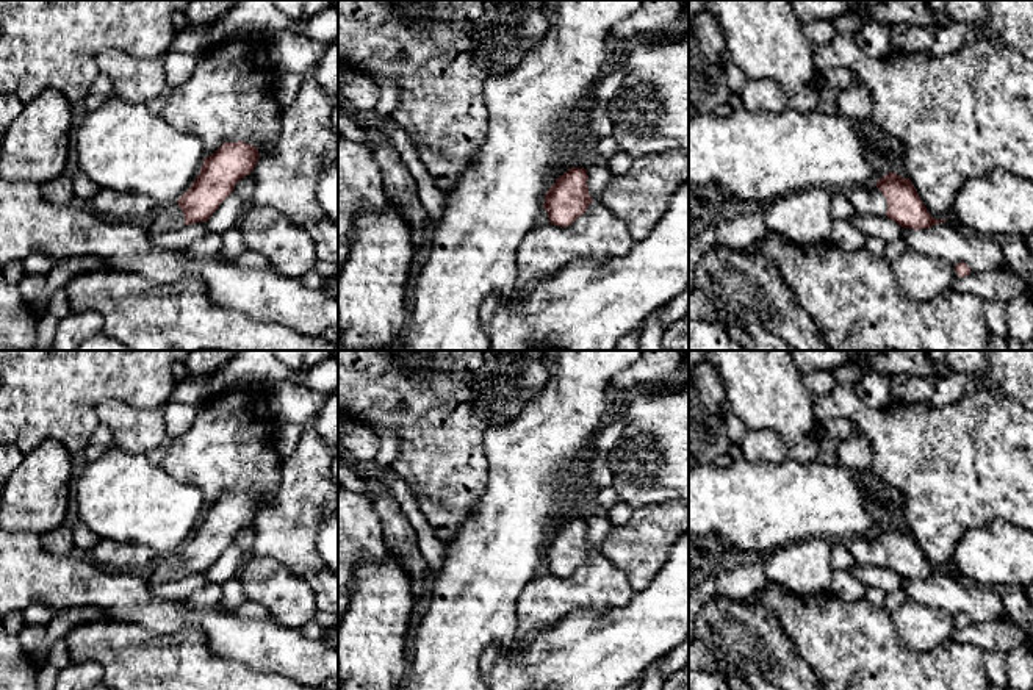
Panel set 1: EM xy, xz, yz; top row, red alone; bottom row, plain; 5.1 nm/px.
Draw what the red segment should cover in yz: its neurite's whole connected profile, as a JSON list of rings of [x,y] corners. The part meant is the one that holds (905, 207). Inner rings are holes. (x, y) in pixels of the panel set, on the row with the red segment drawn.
[[[895,172],[881,177],[875,186],[845,191],[859,216],[887,216],[903,228],[930,228],[945,219],[934,219],[920,200],[912,181]]]

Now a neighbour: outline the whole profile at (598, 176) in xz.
[[[601,164],[601,166],[590,166],[587,169],[587,175],[588,175],[587,180],[588,194],[593,200],[598,200],[606,185],[612,178],[612,172],[606,164]]]

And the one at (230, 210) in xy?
[[[232,192],[205,222],[208,233],[222,235],[227,230],[236,227],[244,210],[246,205],[241,197]]]

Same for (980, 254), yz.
[[[945,222],[922,230],[903,228],[902,239],[908,247],[944,258],[953,266],[964,261],[972,272],[989,272],[1003,266],[1002,241],[963,236]]]

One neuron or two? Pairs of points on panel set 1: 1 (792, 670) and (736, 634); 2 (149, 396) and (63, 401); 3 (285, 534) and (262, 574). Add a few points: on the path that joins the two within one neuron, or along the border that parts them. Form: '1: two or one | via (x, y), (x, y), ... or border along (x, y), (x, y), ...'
1: one | via (778, 662), (750, 639)
2: one | via (127, 387), (85, 387)
3: two | border along (252, 554), (273, 557), (302, 579)

